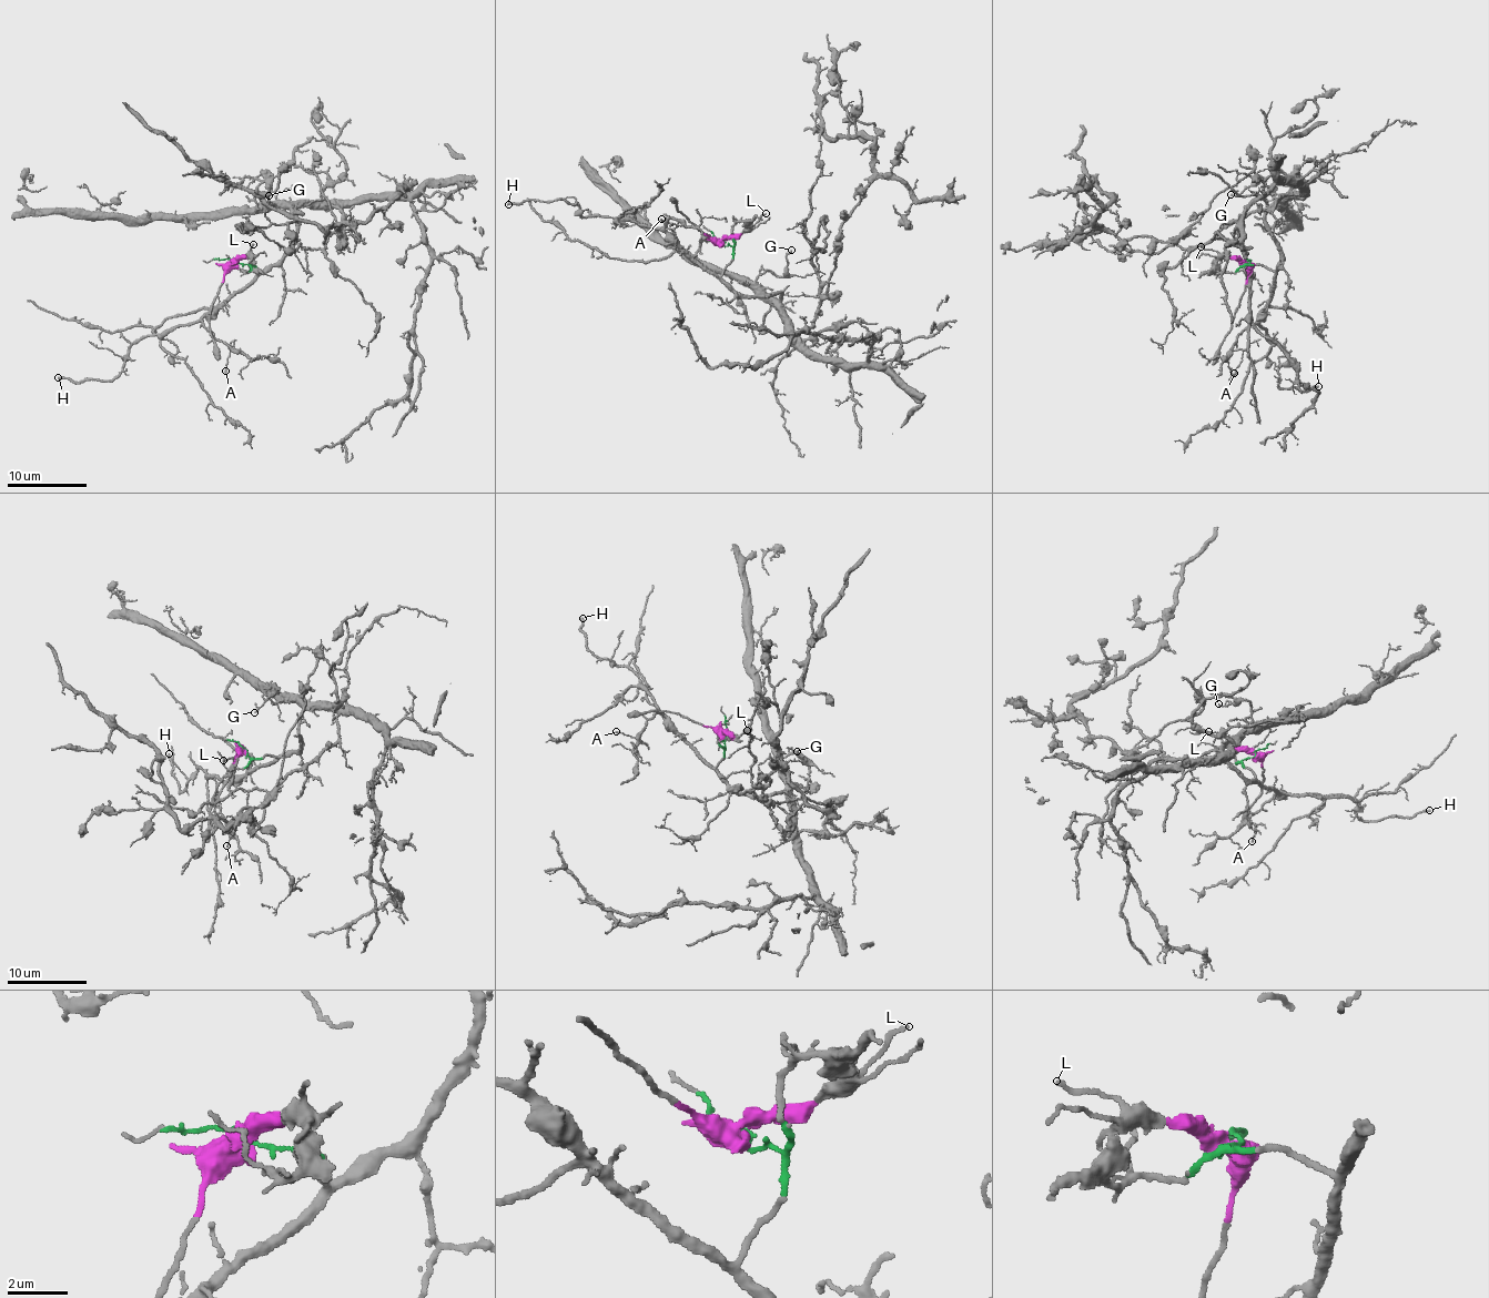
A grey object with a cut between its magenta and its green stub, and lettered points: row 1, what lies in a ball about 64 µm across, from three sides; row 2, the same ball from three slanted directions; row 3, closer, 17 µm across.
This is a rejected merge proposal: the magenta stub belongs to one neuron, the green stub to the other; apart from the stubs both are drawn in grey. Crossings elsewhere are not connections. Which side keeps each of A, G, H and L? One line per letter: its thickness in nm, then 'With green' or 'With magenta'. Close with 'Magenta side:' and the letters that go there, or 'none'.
A: Thickness 140 nm. With green
G: Thickness 80 nm. With green
H: Thickness 200 nm. With green
L: Thickness 150 nm. With magenta
Magenta side: L

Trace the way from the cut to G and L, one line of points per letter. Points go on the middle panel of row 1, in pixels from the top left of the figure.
G: (723, 244), (733, 260), (721, 280), (743, 295), (782, 293), (772, 301), (757, 277), (780, 277), (791, 250)
L: (722, 244), (766, 214)

